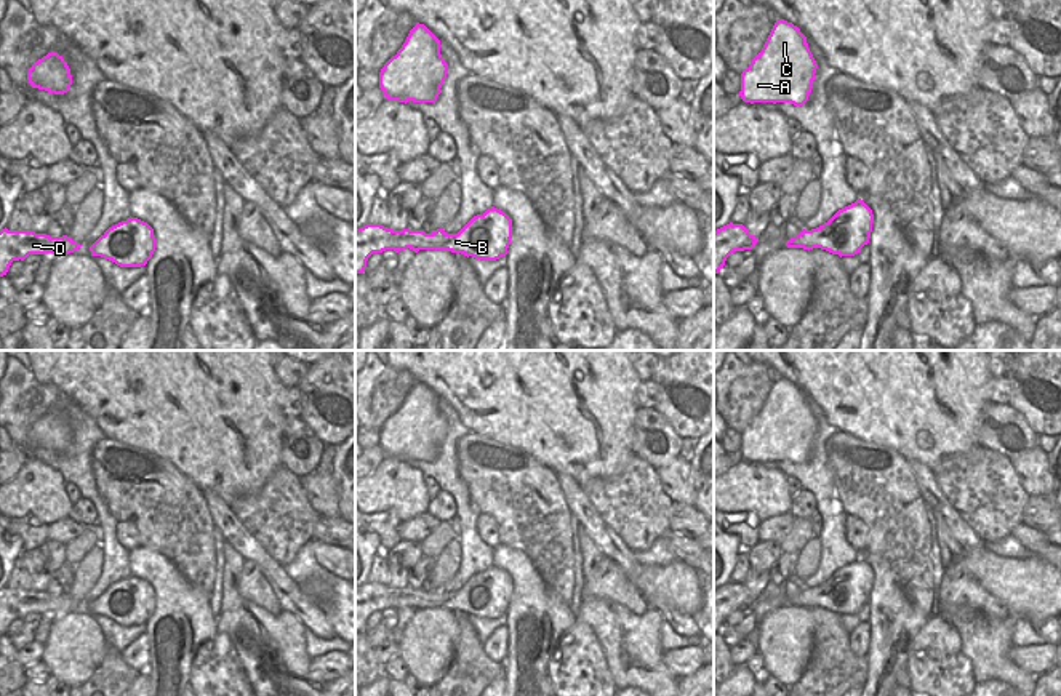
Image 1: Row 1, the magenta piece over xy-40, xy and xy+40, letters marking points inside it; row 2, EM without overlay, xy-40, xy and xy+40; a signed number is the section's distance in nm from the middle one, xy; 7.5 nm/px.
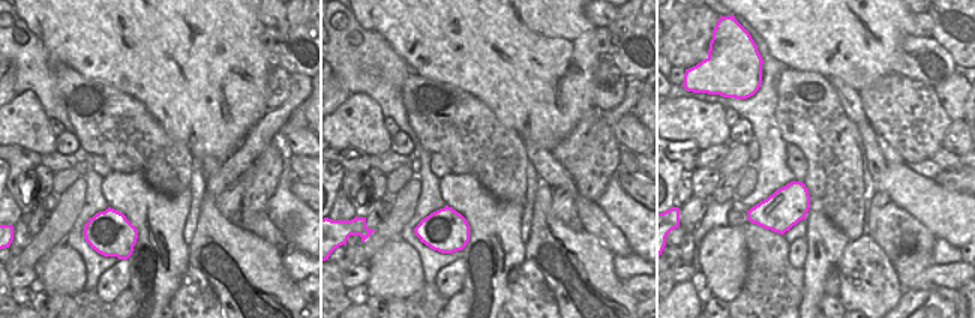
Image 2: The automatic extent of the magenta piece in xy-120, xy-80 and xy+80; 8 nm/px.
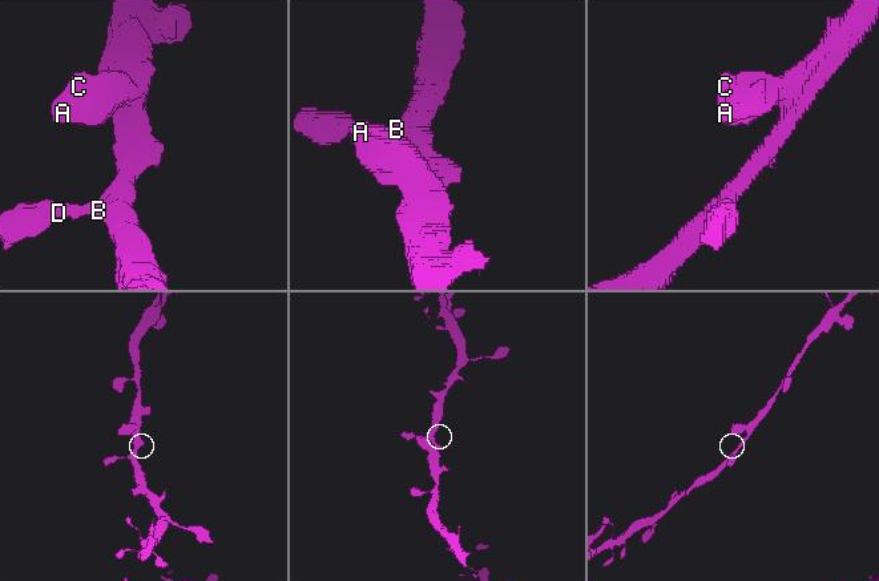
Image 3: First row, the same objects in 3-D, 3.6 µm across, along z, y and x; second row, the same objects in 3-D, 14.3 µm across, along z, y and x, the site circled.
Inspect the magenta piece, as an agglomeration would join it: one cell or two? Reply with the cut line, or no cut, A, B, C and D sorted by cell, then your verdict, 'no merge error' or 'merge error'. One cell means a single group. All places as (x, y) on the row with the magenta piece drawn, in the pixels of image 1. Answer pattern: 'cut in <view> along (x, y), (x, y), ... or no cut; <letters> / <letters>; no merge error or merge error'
no cut; A B C D; no merge error

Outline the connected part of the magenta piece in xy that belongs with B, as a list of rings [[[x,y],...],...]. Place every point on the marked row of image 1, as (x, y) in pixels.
[[[491,206],[483,214],[474,216],[458,234],[446,234],[442,229],[437,229],[432,234],[424,230],[392,230],[381,224],[366,224],[360,229],[355,229],[355,275],[363,274],[366,261],[373,253],[382,253],[386,250],[448,250],[451,253],[461,253],[464,256],[472,256],[475,259],[496,261],[507,254],[507,248],[512,238],[512,219],[501,210]]]

